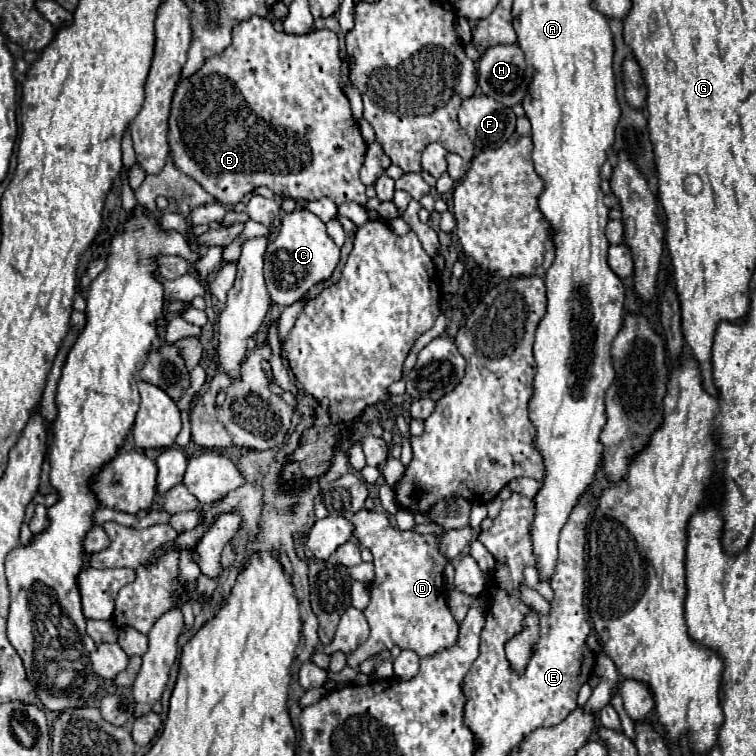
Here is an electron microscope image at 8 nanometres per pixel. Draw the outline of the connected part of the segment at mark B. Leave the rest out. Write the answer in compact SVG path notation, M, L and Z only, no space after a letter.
M253 16L249 20L241 20L233 26L231 30L231 46L225 48L225 52L211 56L205 60L205 64L189 78L183 78L179 82L179 88L175 90L173 96L173 106L171 106L171 116L169 116L169 148L171 148L171 158L175 168L179 168L183 174L193 178L197 184L201 184L211 196L215 196L221 204L237 204L243 200L247 192L251 192L255 186L267 186L279 196L291 196L295 200L319 200L323 196L331 198L335 204L353 200L357 204L365 204L365 186L359 180L359 168L365 158L365 142L361 138L359 126L351 114L349 100L345 98L341 90L341 78L339 78L339 68L341 68L341 58L339 58L339 46L337 46L337 34L331 30L313 30L307 34L285 34L277 32L267 18Z

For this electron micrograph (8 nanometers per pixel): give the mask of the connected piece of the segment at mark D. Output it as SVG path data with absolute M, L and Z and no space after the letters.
M361 510L351 522L355 524L355 538L373 554L375 580L369 586L371 602L363 610L371 634L365 644L355 650L357 662L365 662L369 656L399 646L403 650L417 652L419 658L445 650L457 640L459 624L453 620L447 608L447 592L443 582L443 570L447 558L439 552L439 536L417 534L391 528L391 522L383 510Z

